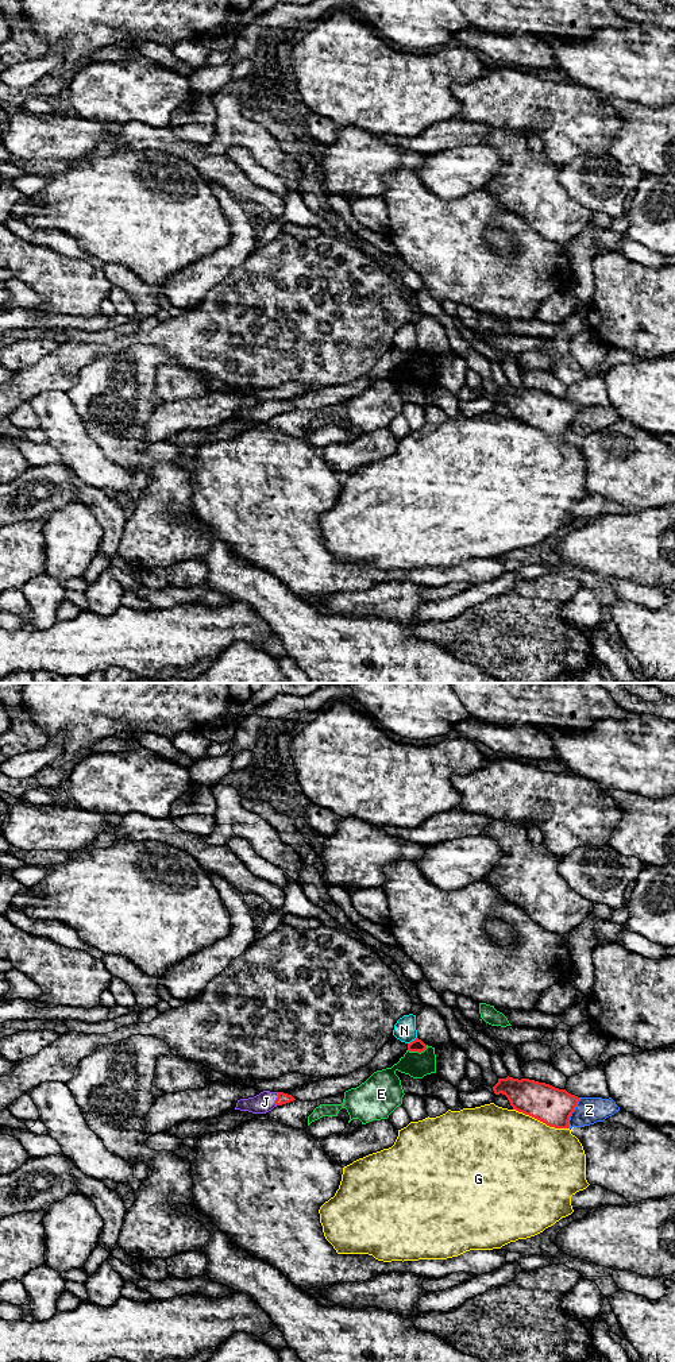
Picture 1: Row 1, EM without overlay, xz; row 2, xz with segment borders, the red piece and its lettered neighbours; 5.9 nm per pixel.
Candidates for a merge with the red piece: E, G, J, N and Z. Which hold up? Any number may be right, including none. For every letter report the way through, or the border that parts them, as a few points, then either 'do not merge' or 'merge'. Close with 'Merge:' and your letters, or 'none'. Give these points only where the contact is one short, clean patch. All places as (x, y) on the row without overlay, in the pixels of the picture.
E: do not merge
G: do not merge
J: merge
N: border xz (416, 346), (408, 352); do not merge
Z: do not merge
Merge: J

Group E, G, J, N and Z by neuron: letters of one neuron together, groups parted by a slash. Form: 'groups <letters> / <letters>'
groups E / G / J / N / Z

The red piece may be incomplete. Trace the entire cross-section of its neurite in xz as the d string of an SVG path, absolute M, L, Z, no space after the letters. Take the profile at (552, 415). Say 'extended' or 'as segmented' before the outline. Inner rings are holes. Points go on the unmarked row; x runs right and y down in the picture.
as segmented; M498 387L495 404L505 404L513 418L529 424L549 436L568 437L568 429L579 406L566 398L529 387Z

